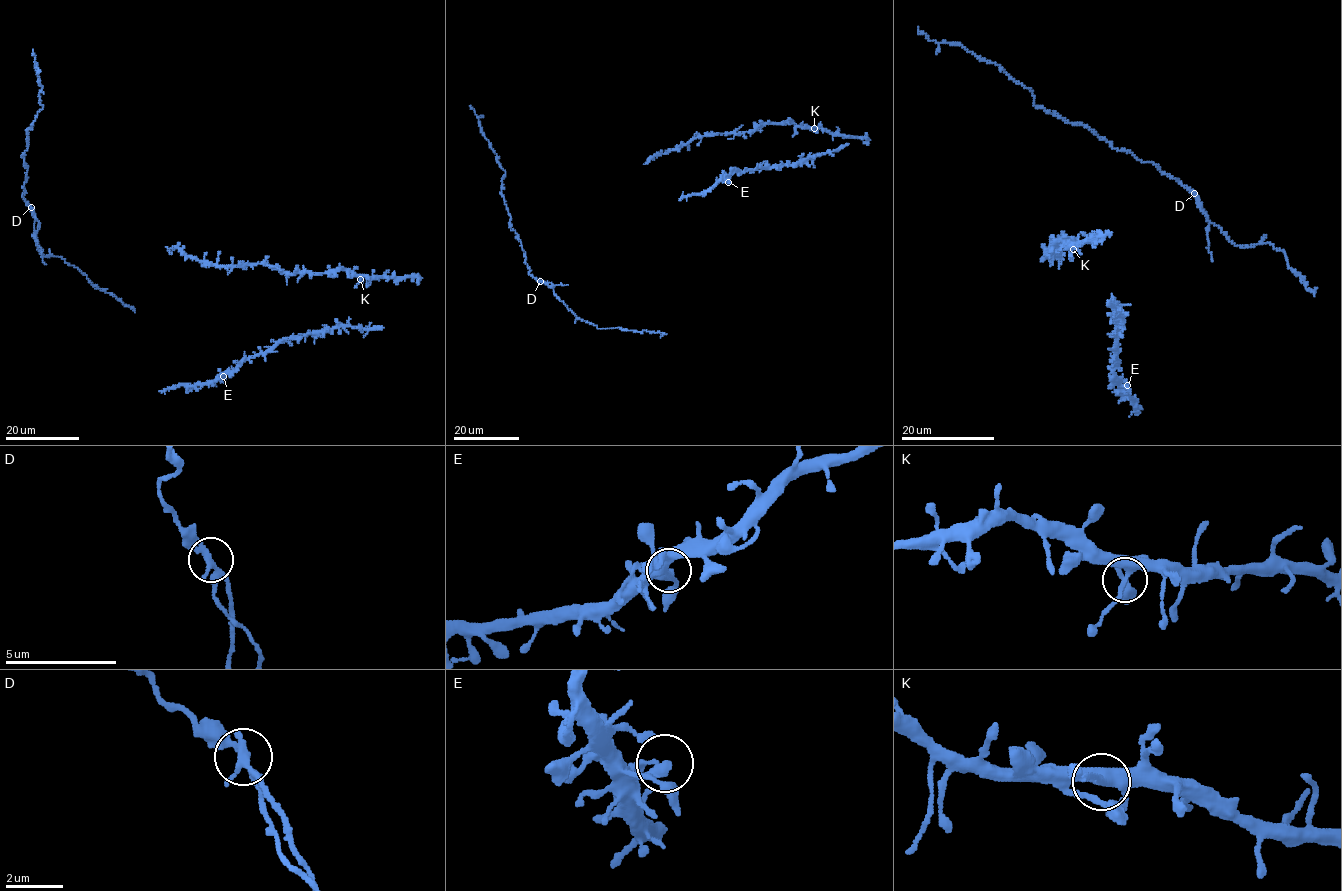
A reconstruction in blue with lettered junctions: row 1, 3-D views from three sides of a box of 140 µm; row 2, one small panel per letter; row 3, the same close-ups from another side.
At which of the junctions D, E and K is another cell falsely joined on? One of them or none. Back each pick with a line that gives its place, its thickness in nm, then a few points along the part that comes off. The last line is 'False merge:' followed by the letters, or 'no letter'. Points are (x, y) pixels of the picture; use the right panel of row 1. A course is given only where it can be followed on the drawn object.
D: at (1194, 193); 240 nm thick; foreign part runs (1194, 193), (1206, 213), (1213, 261)
False merge: D

